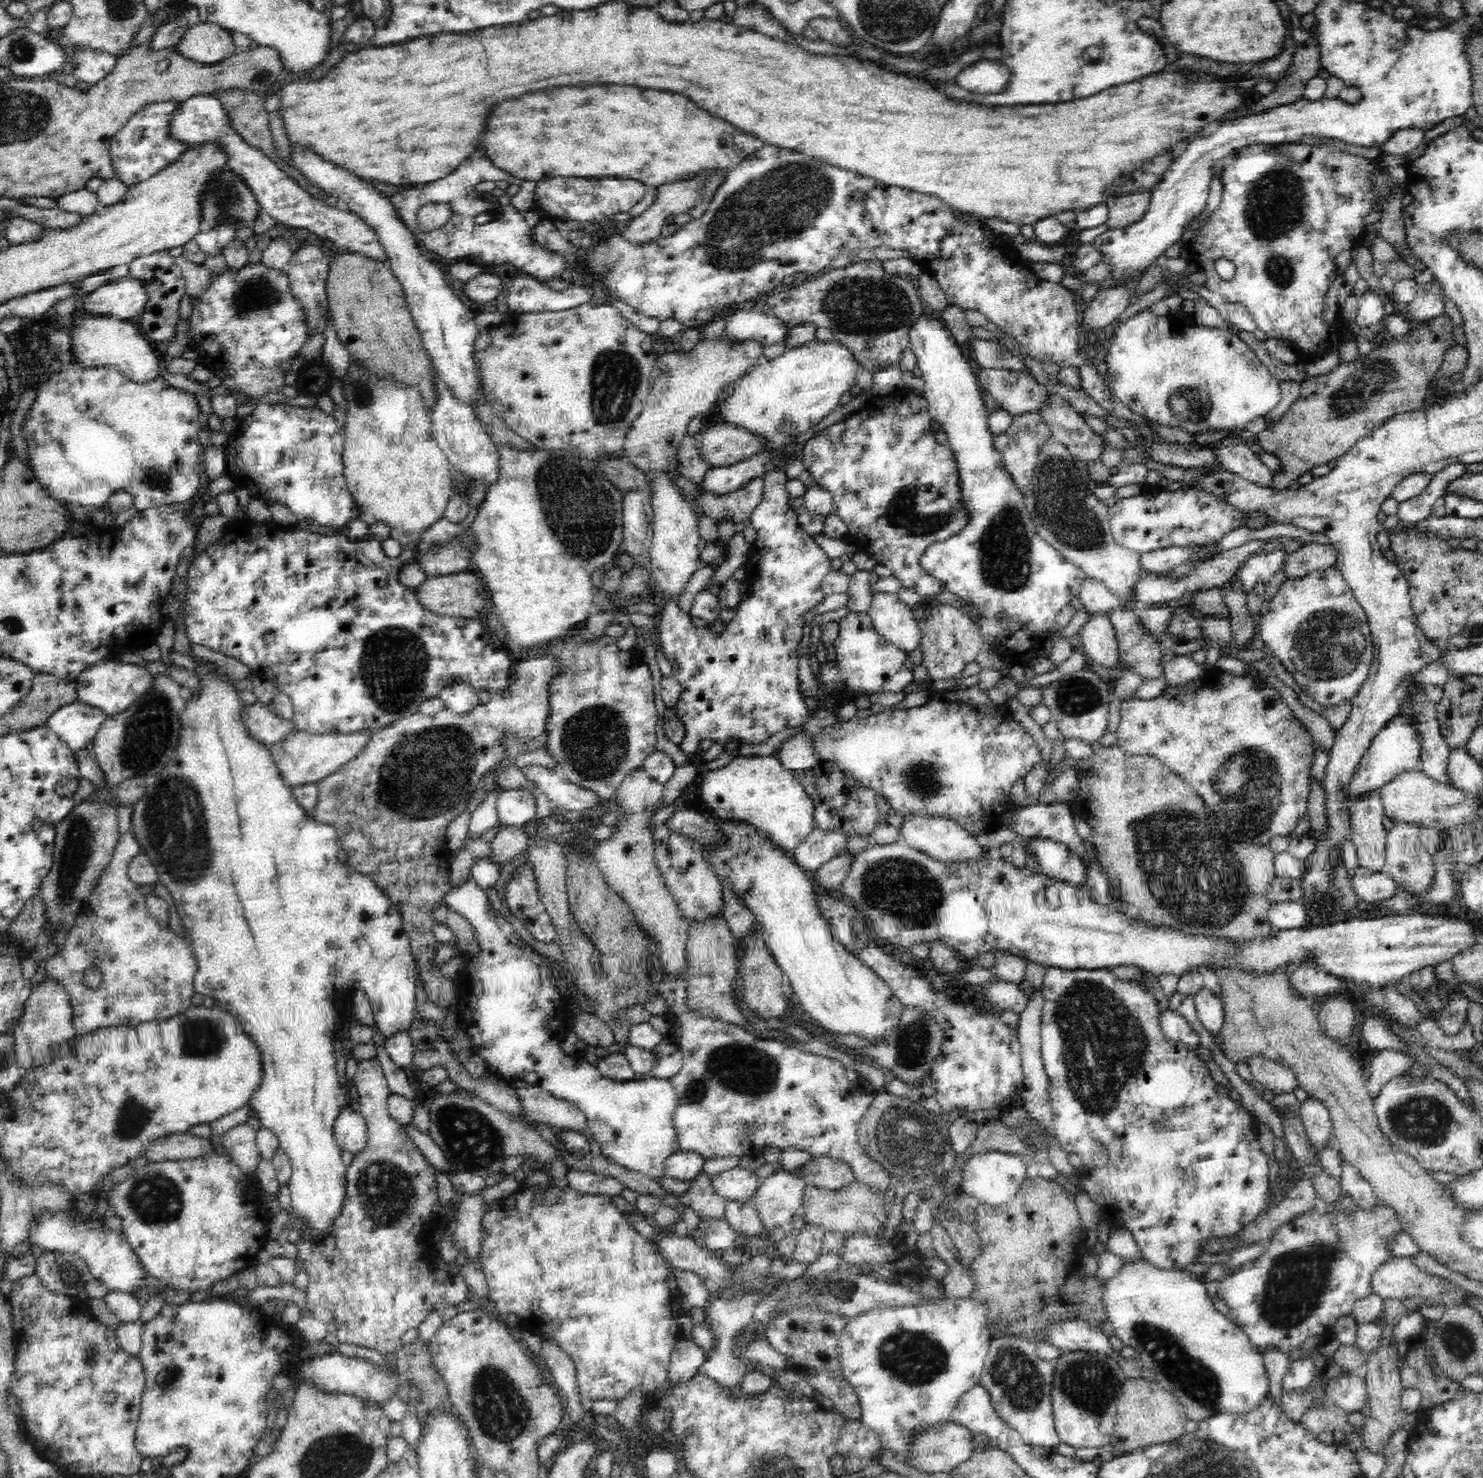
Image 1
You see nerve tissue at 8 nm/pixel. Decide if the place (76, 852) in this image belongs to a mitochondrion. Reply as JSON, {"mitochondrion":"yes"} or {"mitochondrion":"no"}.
{"mitochondrion":"yes"}

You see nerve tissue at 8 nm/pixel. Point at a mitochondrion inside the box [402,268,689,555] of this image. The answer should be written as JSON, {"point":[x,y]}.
{"point":[616,375]}

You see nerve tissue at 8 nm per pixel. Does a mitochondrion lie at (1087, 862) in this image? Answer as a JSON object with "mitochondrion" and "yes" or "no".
{"mitochondrion":"no"}

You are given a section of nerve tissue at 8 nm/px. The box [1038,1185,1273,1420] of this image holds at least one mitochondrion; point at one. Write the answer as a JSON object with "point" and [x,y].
{"point":[1189,1376]}

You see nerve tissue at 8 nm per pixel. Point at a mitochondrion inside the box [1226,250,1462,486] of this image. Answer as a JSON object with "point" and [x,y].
{"point":[1369,380]}

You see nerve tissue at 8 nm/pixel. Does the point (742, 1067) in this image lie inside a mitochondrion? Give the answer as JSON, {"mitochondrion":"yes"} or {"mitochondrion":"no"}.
{"mitochondrion":"yes"}

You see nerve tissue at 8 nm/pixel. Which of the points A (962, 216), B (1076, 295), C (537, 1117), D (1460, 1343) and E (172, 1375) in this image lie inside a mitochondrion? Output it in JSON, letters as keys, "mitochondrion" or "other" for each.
{"A":"other","B":"other","C":"other","D":"mitochondrion","E":"other"}

